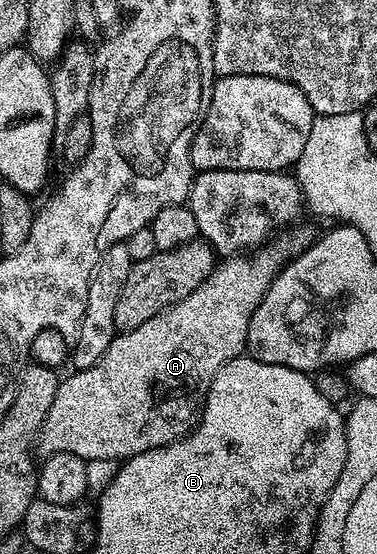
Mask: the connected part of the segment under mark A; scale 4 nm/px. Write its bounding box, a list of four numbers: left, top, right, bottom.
[36,227,315,462]

